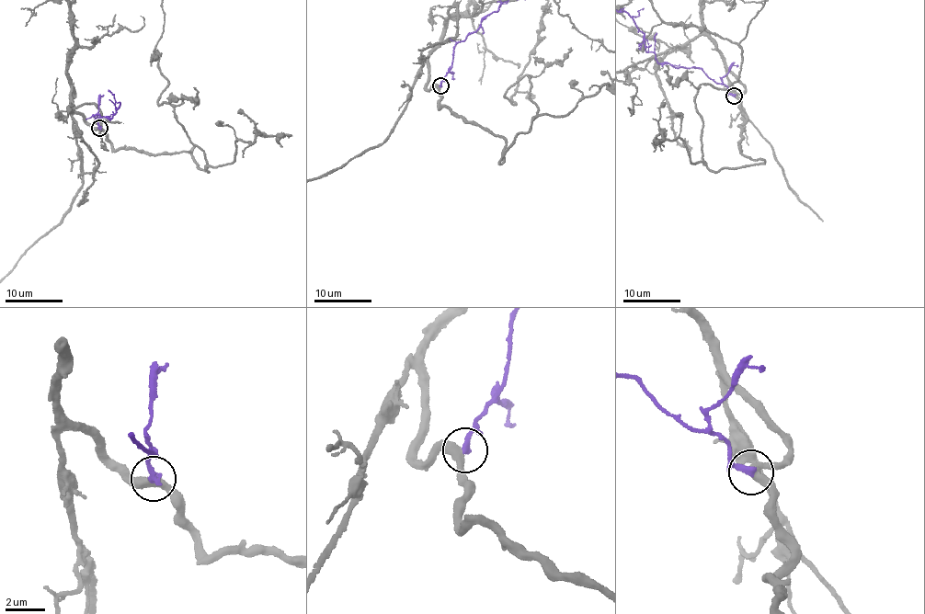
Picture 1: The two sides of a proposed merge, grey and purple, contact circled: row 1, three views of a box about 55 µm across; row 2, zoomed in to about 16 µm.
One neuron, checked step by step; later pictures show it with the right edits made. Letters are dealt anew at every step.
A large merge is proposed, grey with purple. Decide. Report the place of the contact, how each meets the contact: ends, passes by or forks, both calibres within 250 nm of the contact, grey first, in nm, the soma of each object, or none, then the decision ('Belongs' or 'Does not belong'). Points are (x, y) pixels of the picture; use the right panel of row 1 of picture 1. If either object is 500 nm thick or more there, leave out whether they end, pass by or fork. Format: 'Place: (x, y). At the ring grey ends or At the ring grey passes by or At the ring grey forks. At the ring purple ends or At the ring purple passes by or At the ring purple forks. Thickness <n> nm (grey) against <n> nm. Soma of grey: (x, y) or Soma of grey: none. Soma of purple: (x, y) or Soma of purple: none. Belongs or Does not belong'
Place: (734, 96). At the ring grey passes by. At the ring purple ends. Thickness 420 nm (grey) against 340 nm. Soma of grey: none. Soma of purple: none. Does not belong

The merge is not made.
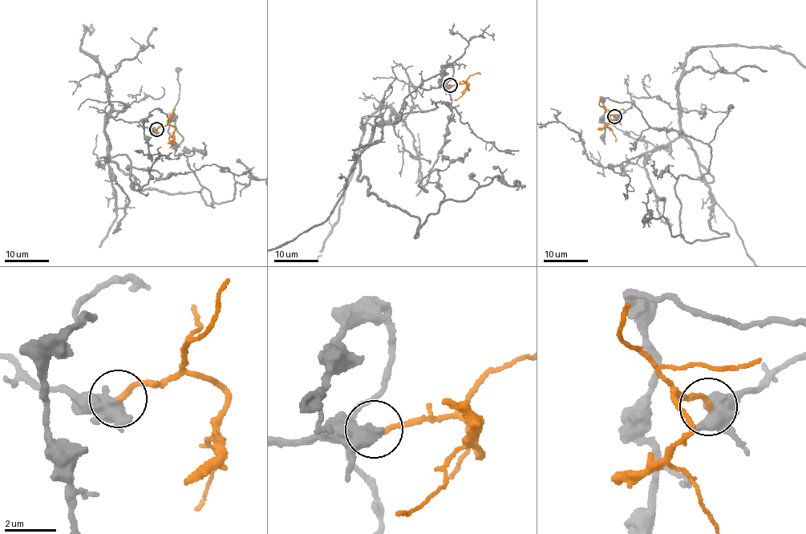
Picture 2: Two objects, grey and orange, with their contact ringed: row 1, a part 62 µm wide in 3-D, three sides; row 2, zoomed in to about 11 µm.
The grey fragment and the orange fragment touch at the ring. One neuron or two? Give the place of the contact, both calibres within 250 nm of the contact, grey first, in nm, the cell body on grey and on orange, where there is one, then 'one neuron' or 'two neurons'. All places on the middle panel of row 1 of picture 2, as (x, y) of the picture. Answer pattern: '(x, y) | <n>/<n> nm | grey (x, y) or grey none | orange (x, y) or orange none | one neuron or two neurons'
(450, 85) | 460/220 nm | grey none | orange none | one neuron

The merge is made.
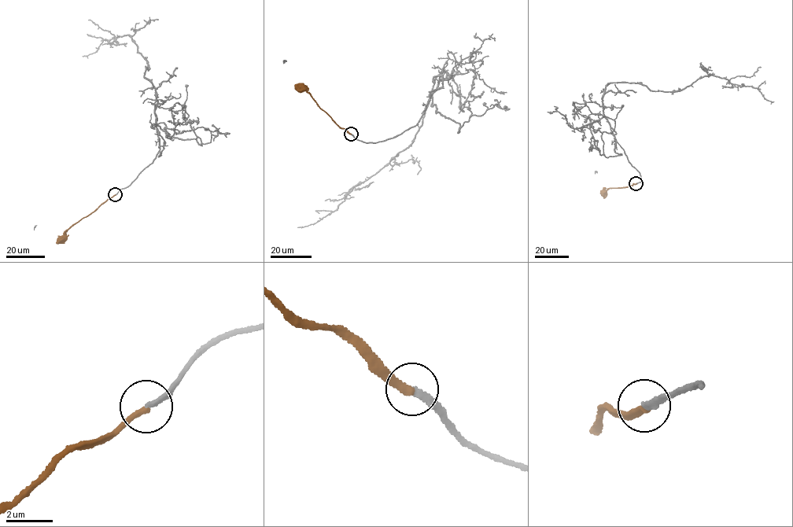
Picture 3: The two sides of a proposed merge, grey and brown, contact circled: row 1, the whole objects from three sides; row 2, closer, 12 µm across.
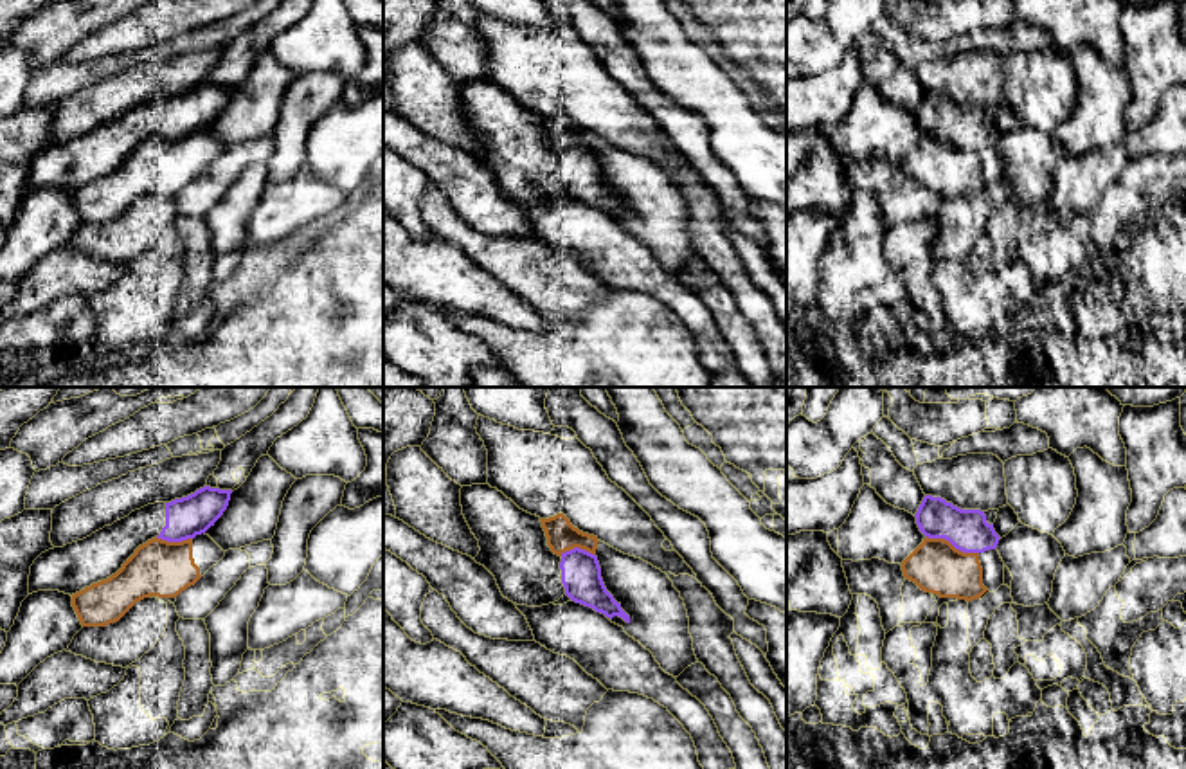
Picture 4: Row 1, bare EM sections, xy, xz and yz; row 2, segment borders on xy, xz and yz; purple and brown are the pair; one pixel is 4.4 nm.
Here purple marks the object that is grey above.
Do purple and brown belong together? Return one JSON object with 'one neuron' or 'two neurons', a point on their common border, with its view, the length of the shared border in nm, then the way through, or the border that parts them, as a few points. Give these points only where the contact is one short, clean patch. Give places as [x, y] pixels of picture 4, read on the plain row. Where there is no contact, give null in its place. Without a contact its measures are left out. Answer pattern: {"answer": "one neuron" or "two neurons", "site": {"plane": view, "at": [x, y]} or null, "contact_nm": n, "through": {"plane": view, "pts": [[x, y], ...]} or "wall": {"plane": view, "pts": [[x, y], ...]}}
{"answer": "two neurons", "site": {"plane": "yz", "at": [952, 141]}, "contact_nm": 240}

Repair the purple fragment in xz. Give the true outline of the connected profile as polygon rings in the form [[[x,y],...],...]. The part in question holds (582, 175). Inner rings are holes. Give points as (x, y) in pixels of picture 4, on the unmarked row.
[[[490,81],[463,83],[461,103],[481,144],[473,157],[495,173],[504,195],[542,204],[567,191],[610,216],[619,213],[630,220],[606,187],[596,151],[580,144],[554,151],[540,113],[520,106]]]

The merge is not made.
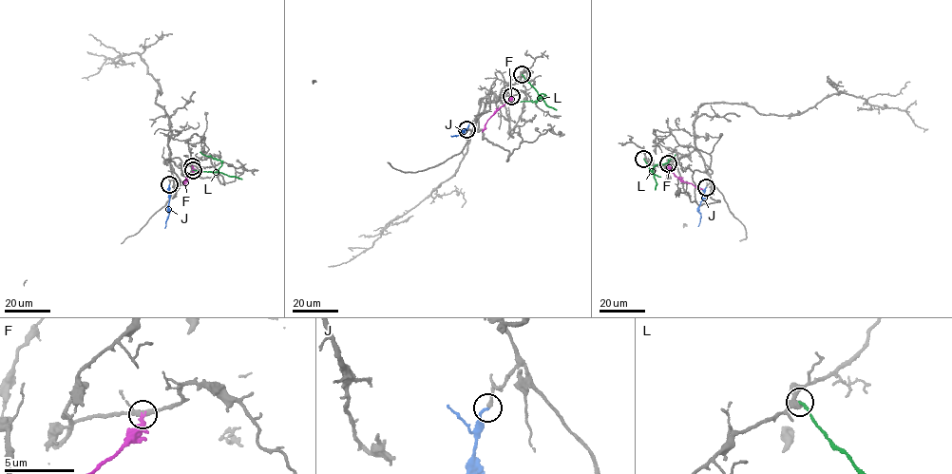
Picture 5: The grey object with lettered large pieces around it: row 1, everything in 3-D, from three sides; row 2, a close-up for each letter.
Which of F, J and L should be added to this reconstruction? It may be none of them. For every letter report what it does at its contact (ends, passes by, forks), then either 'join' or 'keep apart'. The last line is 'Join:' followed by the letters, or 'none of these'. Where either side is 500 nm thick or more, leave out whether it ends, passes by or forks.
F: it ends there; keep apart
J: it ends there; join
L: it ends there; keep apart
Join: J

